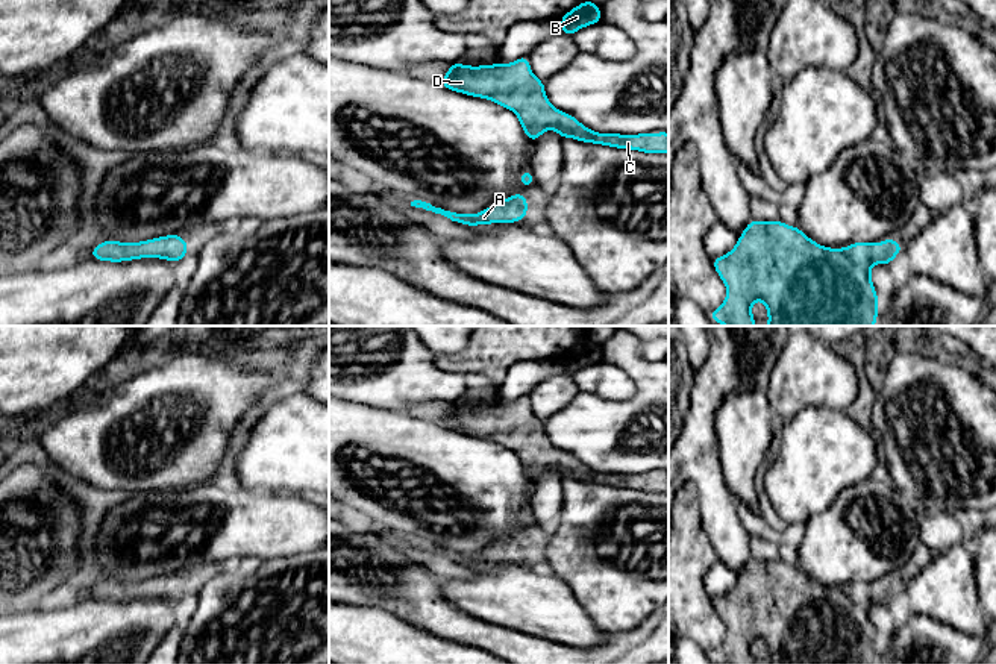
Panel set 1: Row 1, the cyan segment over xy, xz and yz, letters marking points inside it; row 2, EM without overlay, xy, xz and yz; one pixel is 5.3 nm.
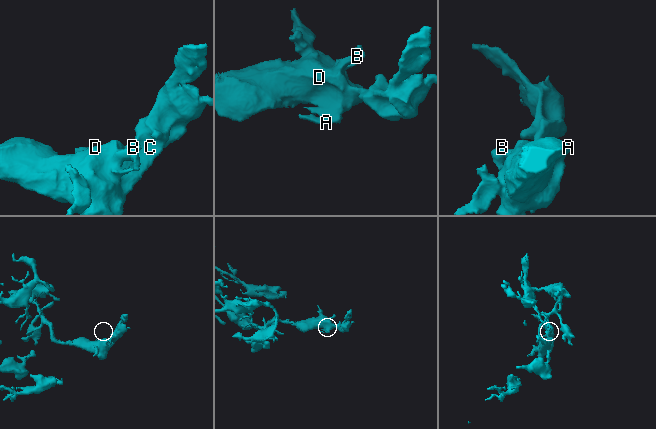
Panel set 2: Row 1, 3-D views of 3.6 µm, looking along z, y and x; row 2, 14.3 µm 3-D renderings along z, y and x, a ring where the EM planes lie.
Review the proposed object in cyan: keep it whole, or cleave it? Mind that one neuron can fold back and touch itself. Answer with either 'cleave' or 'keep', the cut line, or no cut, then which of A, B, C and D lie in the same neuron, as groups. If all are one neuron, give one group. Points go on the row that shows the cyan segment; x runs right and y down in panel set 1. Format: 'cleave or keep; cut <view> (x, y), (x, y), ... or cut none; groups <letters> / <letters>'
keep; cut none; groups A B C D

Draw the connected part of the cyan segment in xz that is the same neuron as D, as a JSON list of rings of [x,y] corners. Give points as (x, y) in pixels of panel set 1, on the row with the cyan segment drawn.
[[[521,56],[509,65],[468,67],[458,62],[450,68],[441,86],[484,97],[517,114],[525,135],[531,143],[547,129],[556,129],[561,139],[572,136],[582,143],[634,149],[644,153],[669,153],[669,133],[597,133],[582,126],[573,115],[555,109],[544,92],[544,82],[529,68],[529,56]]]

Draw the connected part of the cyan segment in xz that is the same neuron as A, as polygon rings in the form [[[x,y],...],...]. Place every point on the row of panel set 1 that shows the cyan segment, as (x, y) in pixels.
[[[517,193],[505,200],[499,200],[493,203],[490,208],[479,214],[456,214],[450,211],[444,211],[441,208],[435,208],[431,203],[414,200],[411,206],[423,208],[426,211],[432,211],[435,214],[441,214],[452,221],[465,226],[479,226],[479,224],[490,224],[490,223],[517,223],[523,220],[528,214],[528,200],[523,194]]]

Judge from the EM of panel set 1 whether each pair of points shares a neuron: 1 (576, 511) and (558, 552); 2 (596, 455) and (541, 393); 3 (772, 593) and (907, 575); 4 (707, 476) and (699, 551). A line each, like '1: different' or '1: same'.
1: same
2: different
3: same
4: different

